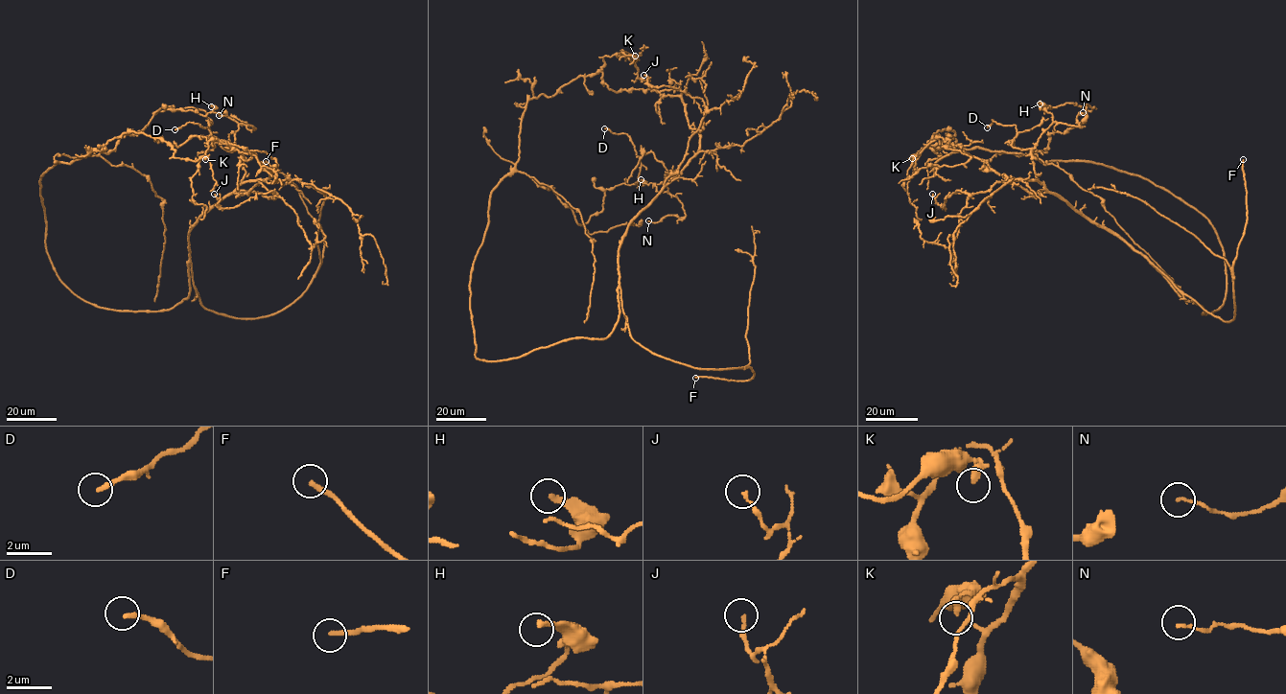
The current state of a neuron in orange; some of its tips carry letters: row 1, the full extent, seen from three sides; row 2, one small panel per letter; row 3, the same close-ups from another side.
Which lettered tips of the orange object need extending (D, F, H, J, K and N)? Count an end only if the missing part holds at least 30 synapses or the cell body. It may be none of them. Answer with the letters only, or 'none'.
F

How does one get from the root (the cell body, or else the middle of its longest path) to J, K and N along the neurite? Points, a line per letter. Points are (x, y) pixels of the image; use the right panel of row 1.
J: (1223, 303), (1203, 313), (1139, 252), (1051, 193), (996, 182), (985, 192), (957, 191), (946, 208), (932, 194)
K: (1223, 303), (1225, 259), (1213, 225), (1145, 179), (1091, 161), (963, 150), (946, 129), (912, 158)
N: (1223, 303), (1203, 313), (1146, 258), (1039, 181), (1031, 153), (1038, 139), (1056, 122), (1078, 126), (1083, 112)

